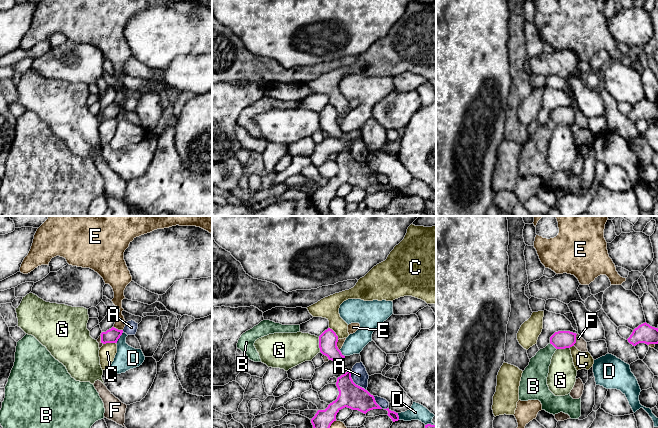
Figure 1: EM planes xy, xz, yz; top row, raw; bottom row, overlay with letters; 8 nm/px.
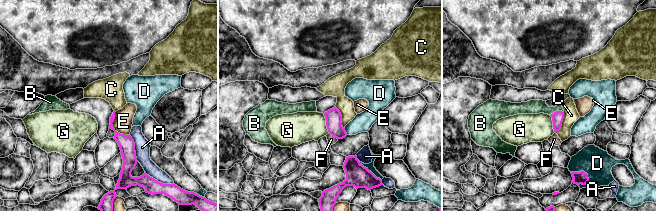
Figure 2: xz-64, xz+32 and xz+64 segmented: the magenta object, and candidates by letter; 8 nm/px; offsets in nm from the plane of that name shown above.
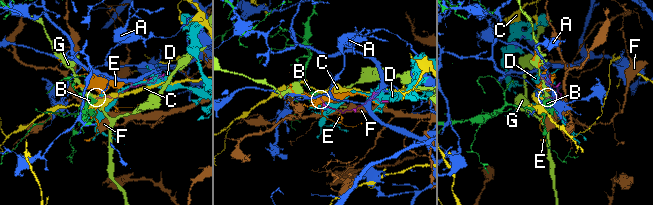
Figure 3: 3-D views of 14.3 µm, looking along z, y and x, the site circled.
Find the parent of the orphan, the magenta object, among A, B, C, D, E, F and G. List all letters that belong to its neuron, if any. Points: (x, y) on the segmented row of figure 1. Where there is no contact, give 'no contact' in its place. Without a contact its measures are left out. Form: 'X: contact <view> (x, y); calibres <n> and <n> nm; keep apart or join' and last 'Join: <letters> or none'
A: contact xz (354, 383); calibres 200 and 140 nm; keep apart
B: contact yz (553, 345); calibres 140 and 180 nm; join
C: contact xz (335, 333); calibres 150 and 170 nm; keep apart
D: contact xy (119, 337); calibres 120 and 190 nm; keep apart
E: contact xz (336, 345); calibres 150 and 50 nm; keep apart
F: contact yz (575, 340); calibres 140 and 90 nm; keep apart
G: contact xz (319, 344); calibres 150 and 280 nm; keep apart
Join: B

